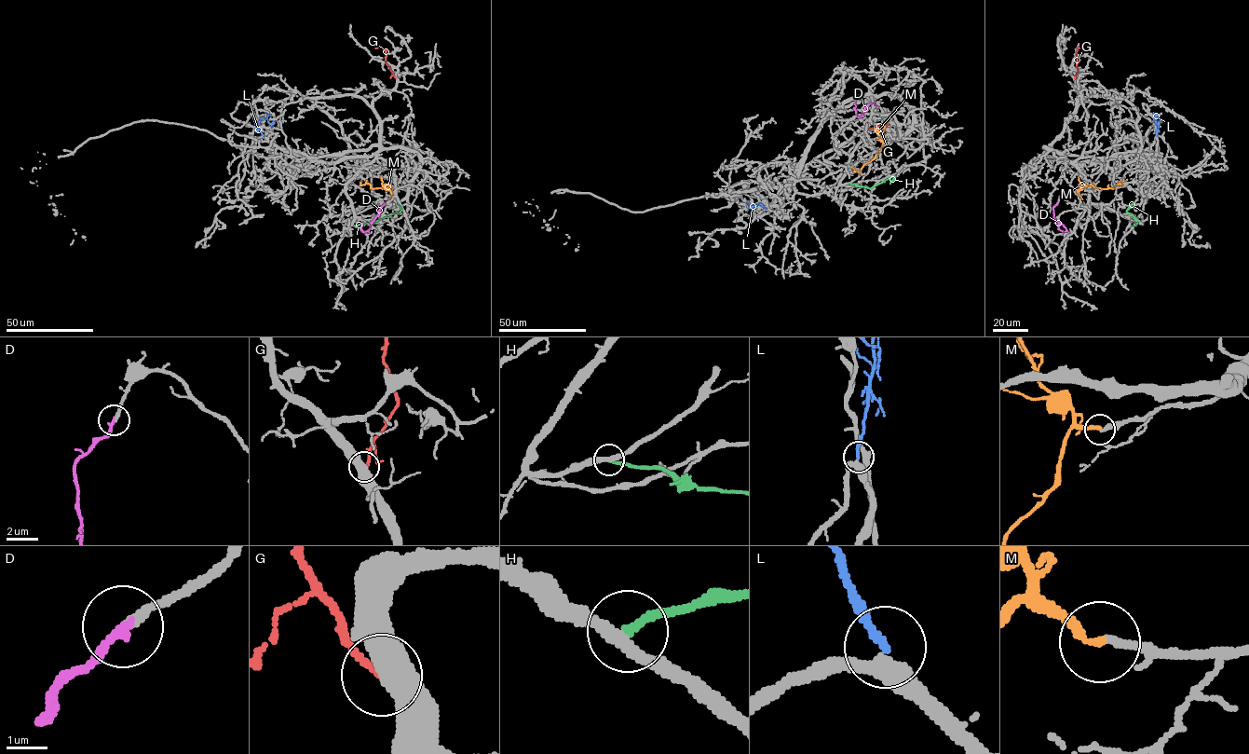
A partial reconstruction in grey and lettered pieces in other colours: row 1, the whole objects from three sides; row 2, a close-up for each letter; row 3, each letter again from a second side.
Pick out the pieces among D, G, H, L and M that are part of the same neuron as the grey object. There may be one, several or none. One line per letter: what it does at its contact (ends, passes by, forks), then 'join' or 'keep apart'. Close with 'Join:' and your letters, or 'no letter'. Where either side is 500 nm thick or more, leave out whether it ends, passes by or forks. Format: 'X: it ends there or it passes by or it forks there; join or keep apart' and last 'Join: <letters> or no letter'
D: it ends there; keep apart
G: keep apart
H: it ends there; keep apart
L: it ends there; join
M: it ends there; join
Join: L, M

